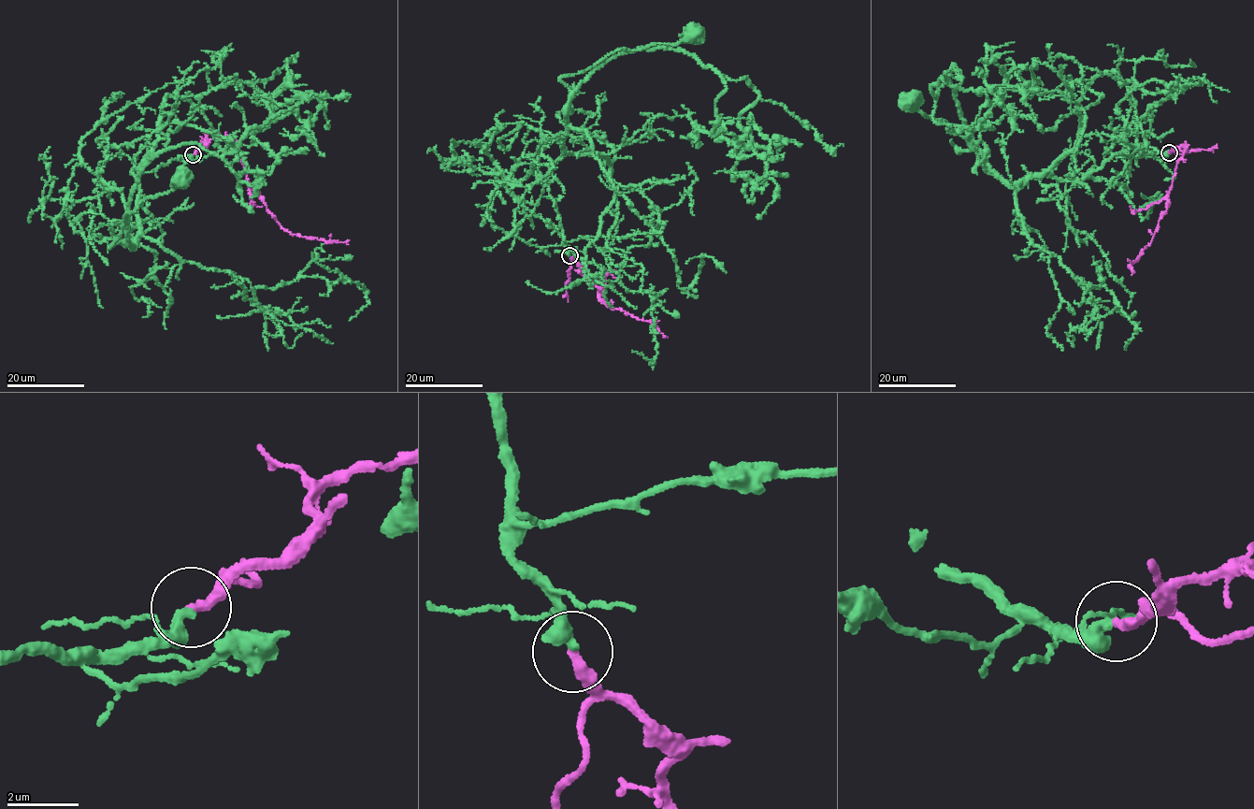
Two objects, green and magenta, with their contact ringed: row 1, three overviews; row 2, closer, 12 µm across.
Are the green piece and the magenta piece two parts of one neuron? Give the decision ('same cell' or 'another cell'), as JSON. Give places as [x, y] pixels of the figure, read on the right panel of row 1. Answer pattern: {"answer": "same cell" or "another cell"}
{"answer": "same cell"}

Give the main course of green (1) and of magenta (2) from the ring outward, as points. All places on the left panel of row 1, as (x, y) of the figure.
1: (193, 153), (131, 172), (138, 232), (135, 244), (109, 247), (126, 214), (180, 180)
2: (193, 153), (211, 139), (226, 137), (235, 139), (247, 182), (262, 197), (281, 228), (294, 235), (349, 244)

